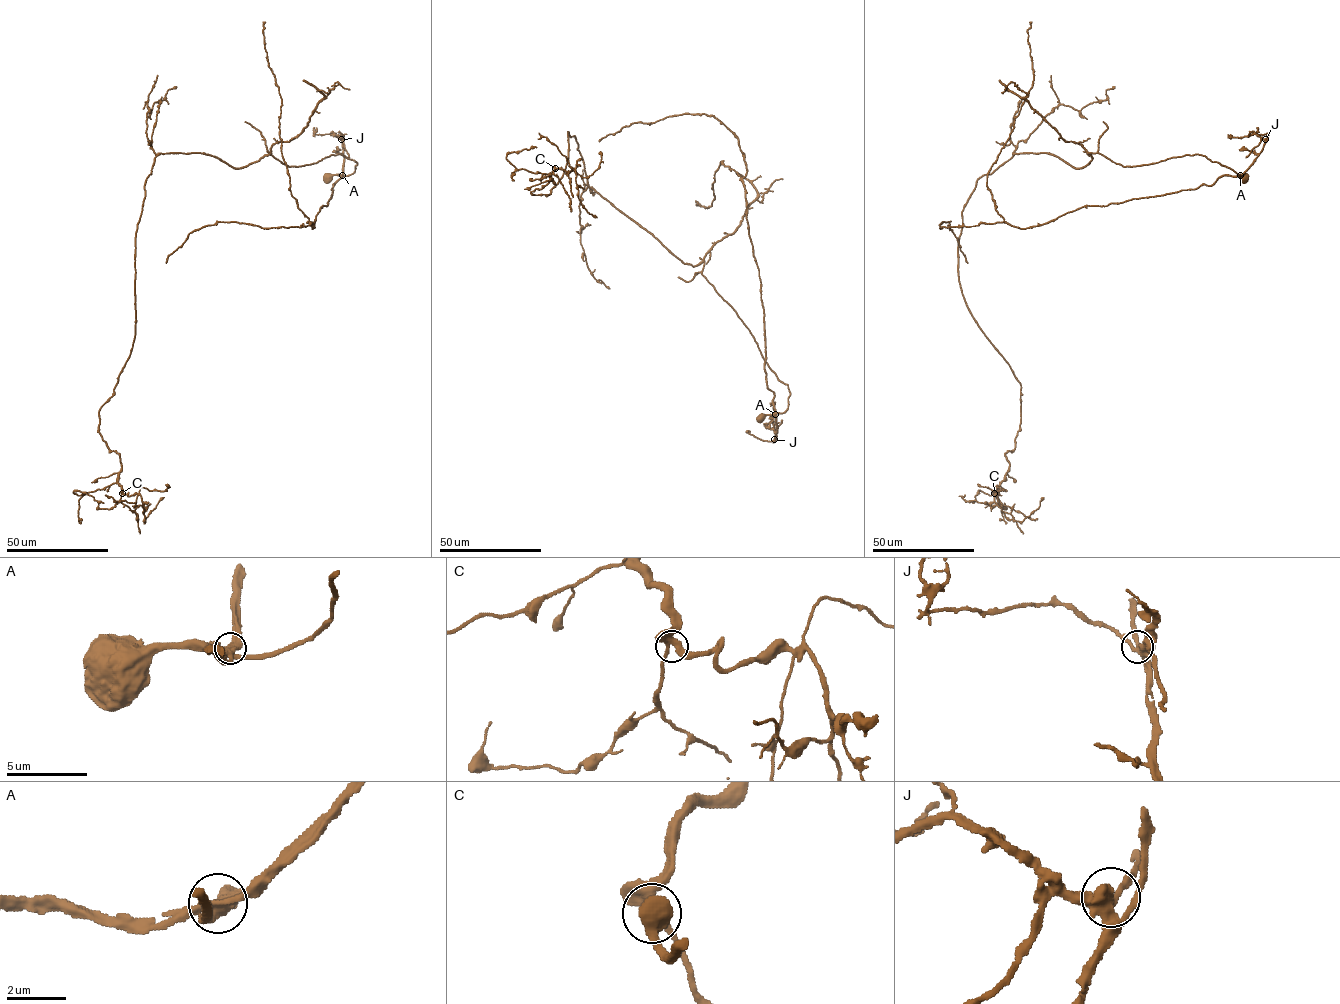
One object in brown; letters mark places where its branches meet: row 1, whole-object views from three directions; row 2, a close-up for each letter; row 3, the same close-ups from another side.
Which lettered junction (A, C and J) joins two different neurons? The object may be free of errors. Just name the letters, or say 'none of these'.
A

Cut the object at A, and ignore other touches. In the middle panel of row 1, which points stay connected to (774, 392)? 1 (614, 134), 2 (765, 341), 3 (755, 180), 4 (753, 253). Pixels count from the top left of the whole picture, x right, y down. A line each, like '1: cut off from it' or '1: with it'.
1: with it
2: with it
3: cut off from it
4: with it

